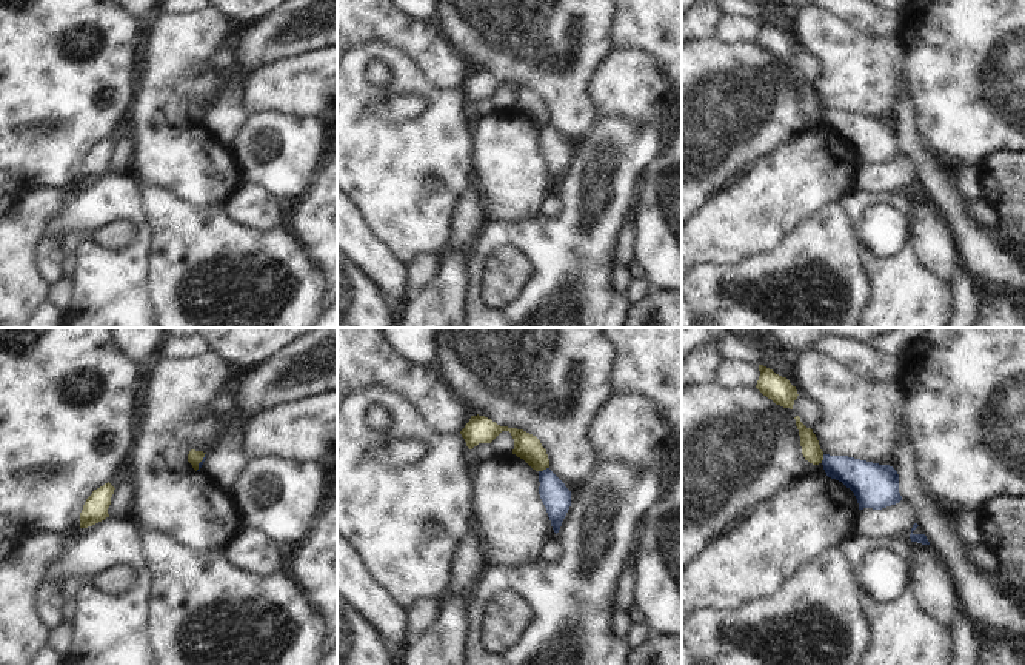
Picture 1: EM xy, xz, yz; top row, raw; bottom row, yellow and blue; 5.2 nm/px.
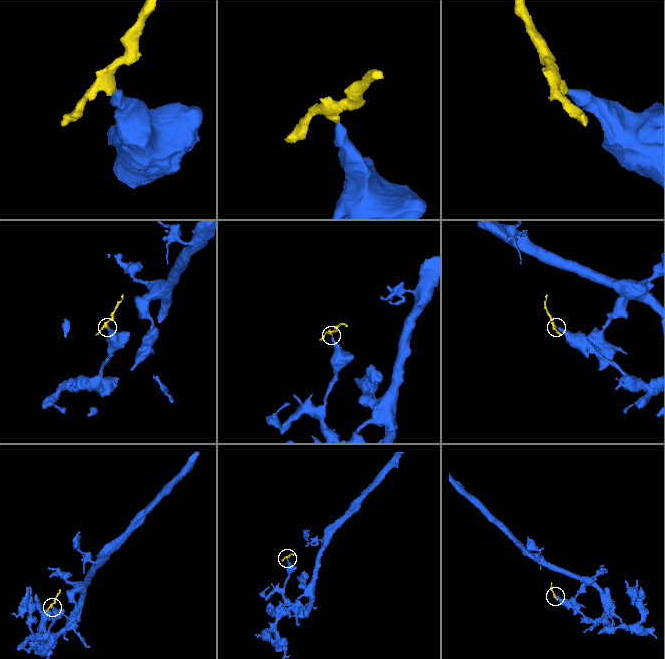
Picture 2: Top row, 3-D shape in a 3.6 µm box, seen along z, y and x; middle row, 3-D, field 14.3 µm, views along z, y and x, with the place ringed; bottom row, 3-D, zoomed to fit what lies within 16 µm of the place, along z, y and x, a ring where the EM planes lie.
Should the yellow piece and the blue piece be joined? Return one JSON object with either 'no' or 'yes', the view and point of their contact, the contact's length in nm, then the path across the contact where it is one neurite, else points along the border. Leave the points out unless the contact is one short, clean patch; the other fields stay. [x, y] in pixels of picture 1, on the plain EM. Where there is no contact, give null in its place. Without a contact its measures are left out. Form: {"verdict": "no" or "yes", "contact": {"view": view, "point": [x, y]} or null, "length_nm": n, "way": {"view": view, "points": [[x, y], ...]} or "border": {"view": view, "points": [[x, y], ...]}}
{"verdict": "yes", "contact": {"view": "xz", "point": [544, 123]}, "length_nm": 60, "way": {"view": "xz", "points": [[527, 102], [544, 123], [556, 153]]}}

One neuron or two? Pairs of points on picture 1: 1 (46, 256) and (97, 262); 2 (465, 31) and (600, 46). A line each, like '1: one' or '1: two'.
1: two
2: one

